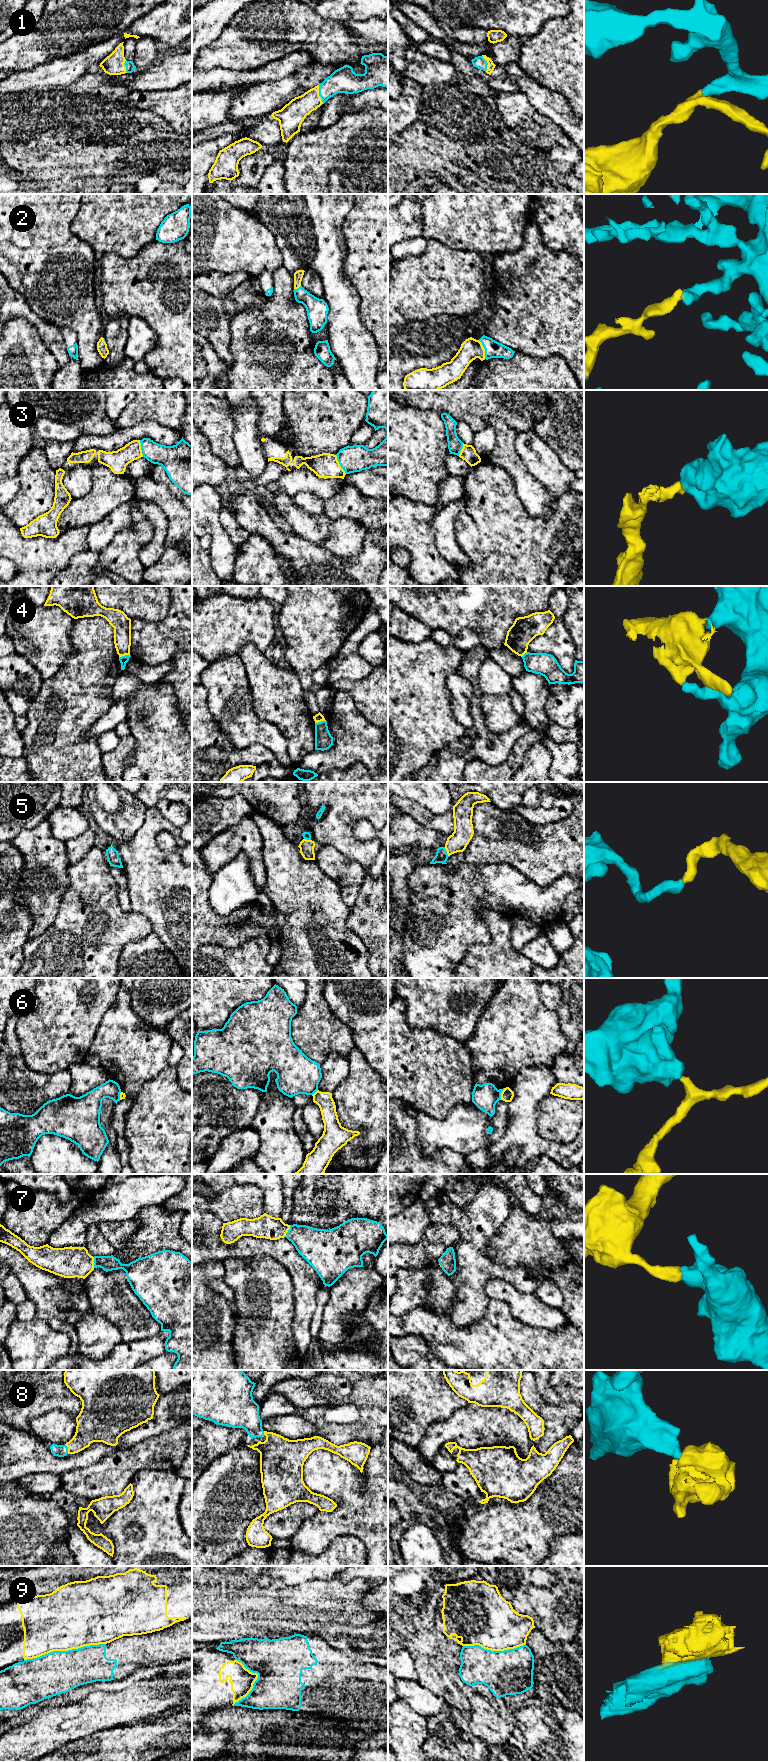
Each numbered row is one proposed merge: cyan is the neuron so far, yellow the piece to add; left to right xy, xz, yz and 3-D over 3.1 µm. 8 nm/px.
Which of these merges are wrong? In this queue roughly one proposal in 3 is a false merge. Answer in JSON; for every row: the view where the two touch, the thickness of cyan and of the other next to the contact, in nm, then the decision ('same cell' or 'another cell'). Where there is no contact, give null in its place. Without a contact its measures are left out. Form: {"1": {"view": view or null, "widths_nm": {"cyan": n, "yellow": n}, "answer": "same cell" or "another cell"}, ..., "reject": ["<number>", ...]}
{"1": {"view": "xz", "widths_nm": {"cyan": 200, "yellow": 180}, "answer": "same cell"}, "2": {"view": "yz", "widths_nm": {"cyan": 140, "yellow": 170}, "answer": "same cell"}, "3": {"view": "xz", "widths_nm": {"cyan": 220, "yellow": 200}, "answer": "another cell"}, "4": {"view": "xy", "widths_nm": {"cyan": 70, "yellow": 140}, "answer": "same cell"}, "5": {"view": "yz", "widths_nm": {"cyan": 100, "yellow": 160}, "answer": "same cell"}, "6": {"view": "yz", "widths_nm": {"cyan": 200, "yellow": 100}, "answer": "another cell"}, "7": {"view": "xz", "widths_nm": {"cyan": 280, "yellow": 190}, "answer": "same cell"}, "8": {"view": "xy", "widths_nm": {"cyan": 100, "yellow": 220}, "answer": "same cell"}, "9": {"view": "xy", "widths_nm": {"cyan": 340, "yellow": 480}, "answer": "another cell"}, "reject": ["3", "6", "9"]}

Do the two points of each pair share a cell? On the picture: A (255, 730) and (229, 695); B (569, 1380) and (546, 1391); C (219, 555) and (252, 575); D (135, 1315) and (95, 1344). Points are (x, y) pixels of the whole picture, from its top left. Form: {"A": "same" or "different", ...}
{"A": "same", "B": "different", "C": "different", "D": "different"}

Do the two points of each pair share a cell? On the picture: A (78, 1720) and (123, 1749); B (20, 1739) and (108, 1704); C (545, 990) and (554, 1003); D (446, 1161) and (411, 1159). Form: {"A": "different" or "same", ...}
{"A": "different", "B": "same", "C": "same", "D": "same"}

